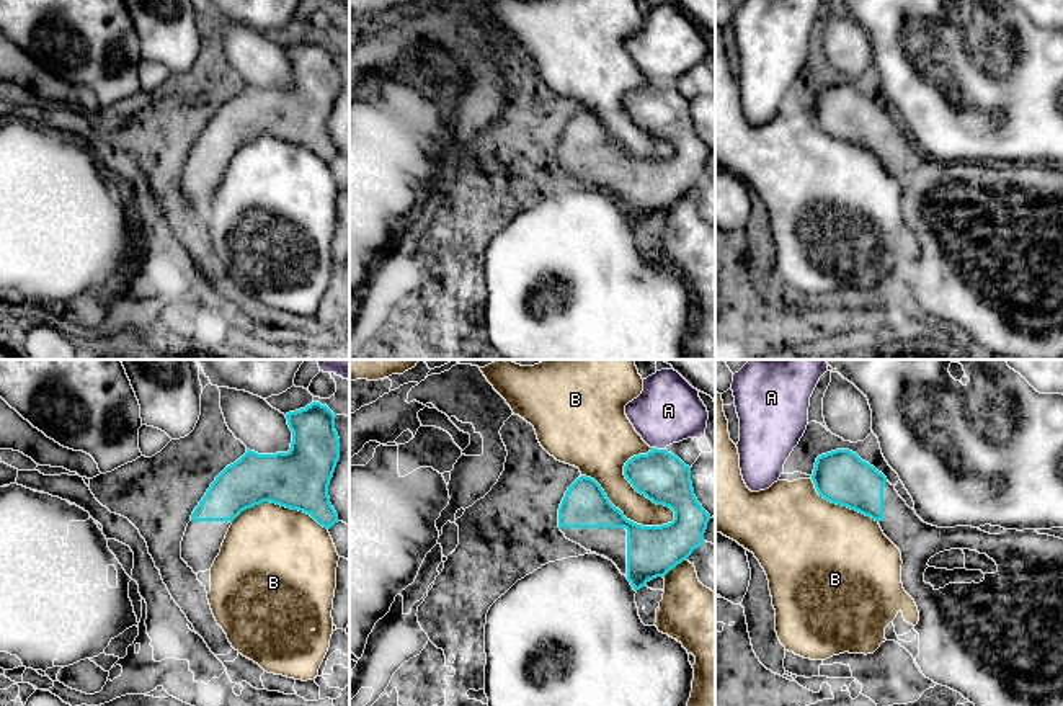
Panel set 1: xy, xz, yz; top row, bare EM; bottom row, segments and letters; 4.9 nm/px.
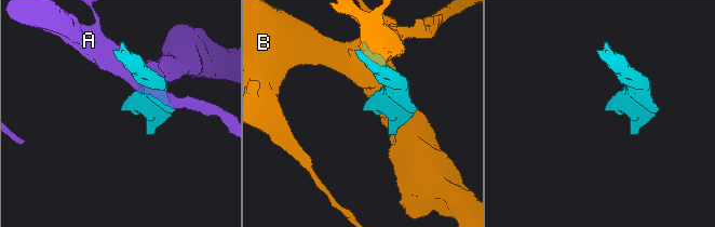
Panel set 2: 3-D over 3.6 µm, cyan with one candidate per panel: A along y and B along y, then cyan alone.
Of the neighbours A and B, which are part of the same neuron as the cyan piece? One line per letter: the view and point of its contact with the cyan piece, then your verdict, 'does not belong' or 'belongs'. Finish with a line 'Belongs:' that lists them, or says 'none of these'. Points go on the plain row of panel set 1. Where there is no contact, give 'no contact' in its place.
A: meets cyan in xz at (658, 84); does not belong
B: meets cyan in xz at (624, 151); does not belong
Belongs: none of these

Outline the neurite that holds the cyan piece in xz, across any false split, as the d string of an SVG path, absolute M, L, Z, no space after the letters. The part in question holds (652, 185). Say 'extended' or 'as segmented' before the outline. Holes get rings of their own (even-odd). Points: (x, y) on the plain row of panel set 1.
extended; M666 83L630 92L624 109L635 126L669 141L674 154L661 160L637 159L609 136L594 113L581 109L565 126L558 162L567 173L612 194L637 226L704 176L710 149L694 129L691 101Z

